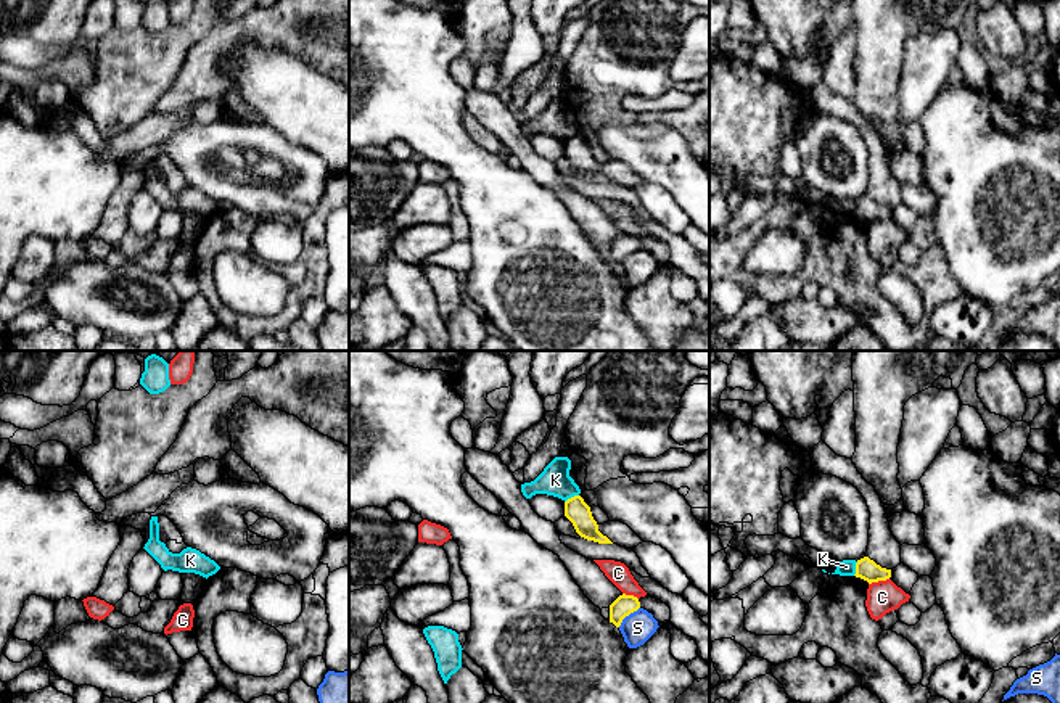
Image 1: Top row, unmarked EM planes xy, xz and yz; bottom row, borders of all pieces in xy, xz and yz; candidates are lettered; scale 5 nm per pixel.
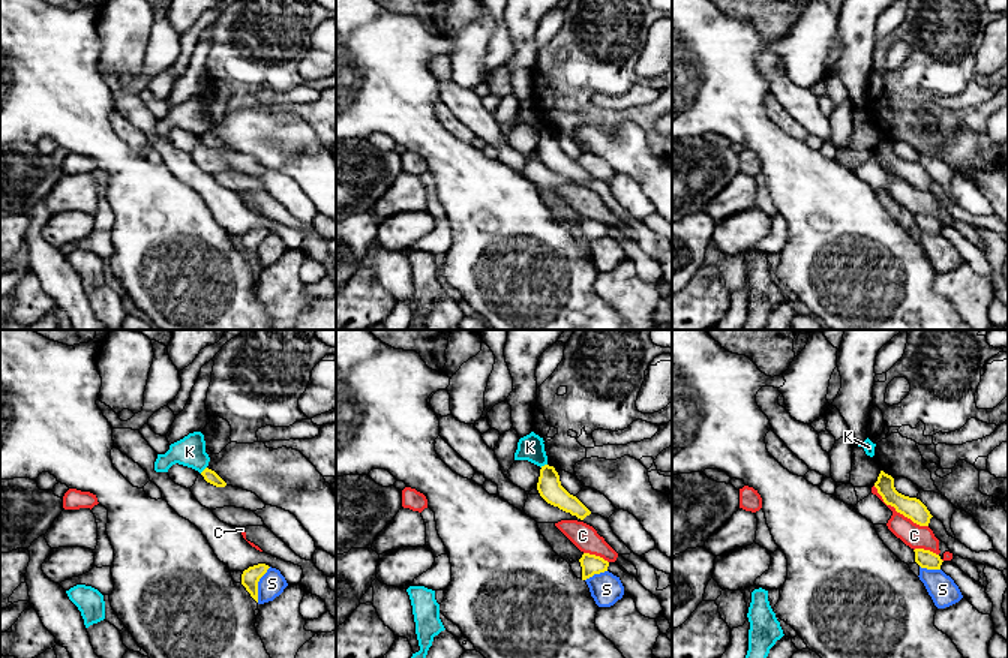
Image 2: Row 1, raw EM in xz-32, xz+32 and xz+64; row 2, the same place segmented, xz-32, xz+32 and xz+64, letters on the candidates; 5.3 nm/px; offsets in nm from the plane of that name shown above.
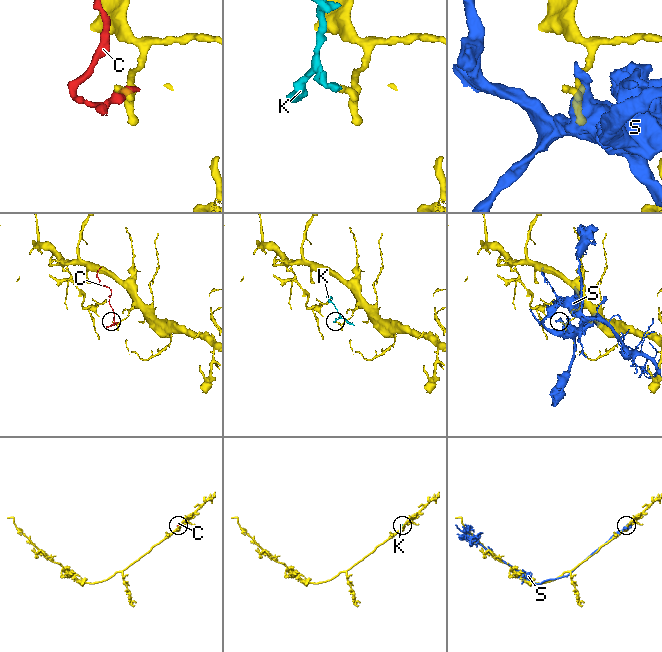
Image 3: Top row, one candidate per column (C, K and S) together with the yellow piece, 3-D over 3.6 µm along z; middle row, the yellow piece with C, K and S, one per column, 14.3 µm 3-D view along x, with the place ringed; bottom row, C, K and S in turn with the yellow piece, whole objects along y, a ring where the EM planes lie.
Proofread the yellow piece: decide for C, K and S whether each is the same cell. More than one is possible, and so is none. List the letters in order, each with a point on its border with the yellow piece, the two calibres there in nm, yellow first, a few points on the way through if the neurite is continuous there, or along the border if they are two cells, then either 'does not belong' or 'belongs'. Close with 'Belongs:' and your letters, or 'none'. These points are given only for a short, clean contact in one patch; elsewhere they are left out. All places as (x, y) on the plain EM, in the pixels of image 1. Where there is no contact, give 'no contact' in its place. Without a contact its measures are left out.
C: contact yz (879, 219); calibres 110 and 160 nm; does not belong
K: contact xz (571, 137); calibres 120 and 150 nm; border xz (578, 134), (565, 142); does not belong
S: contact xz (628, 254); calibres 100 and 160 nm; does not belong
Belongs: none

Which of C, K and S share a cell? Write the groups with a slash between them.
C / K / S

